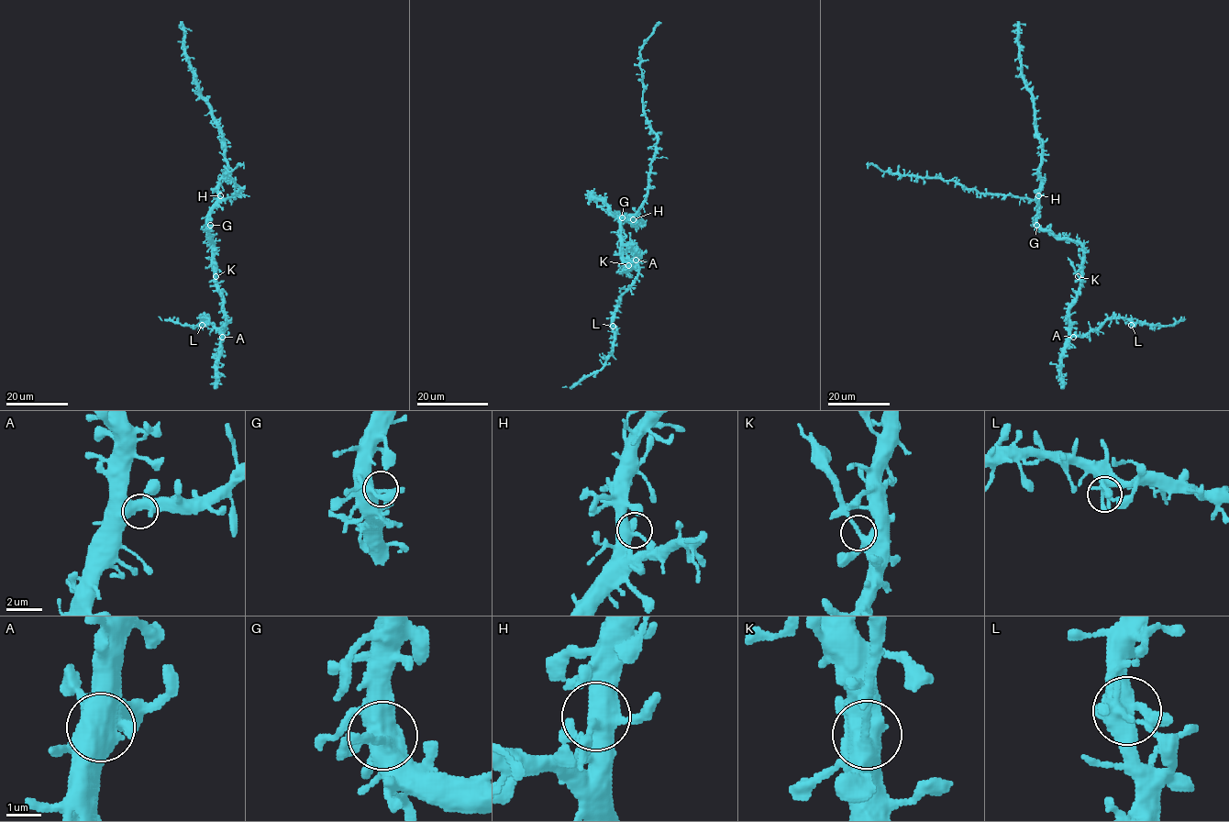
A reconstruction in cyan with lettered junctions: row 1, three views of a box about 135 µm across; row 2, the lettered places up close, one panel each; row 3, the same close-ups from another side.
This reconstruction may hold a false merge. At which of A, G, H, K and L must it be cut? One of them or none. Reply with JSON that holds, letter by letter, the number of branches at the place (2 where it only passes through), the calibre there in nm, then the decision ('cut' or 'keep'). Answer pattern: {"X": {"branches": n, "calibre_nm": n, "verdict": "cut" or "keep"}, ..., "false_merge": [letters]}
{"A": {"branches": 3, "calibre_nm": 440, "verdict": "keep"}, "G": {"branches": 3, "calibre_nm": 360, "verdict": "keep"}, "H": {"branches": 3, "calibre_nm": 320, "verdict": "keep"}, "K": {"branches": 3, "calibre_nm": 280, "verdict": "cut"}, "L": {"branches": 3, "calibre_nm": 320, "verdict": "keep"}, "false_merge": ["K"]}

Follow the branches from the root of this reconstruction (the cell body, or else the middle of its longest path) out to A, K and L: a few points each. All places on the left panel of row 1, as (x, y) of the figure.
A: (211, 239), (215, 286), (222, 301), (226, 319), (222, 337)
K: (211, 239), (215, 277)
L: (211, 239), (215, 286), (222, 301), (225, 335), (205, 317), (202, 325)

